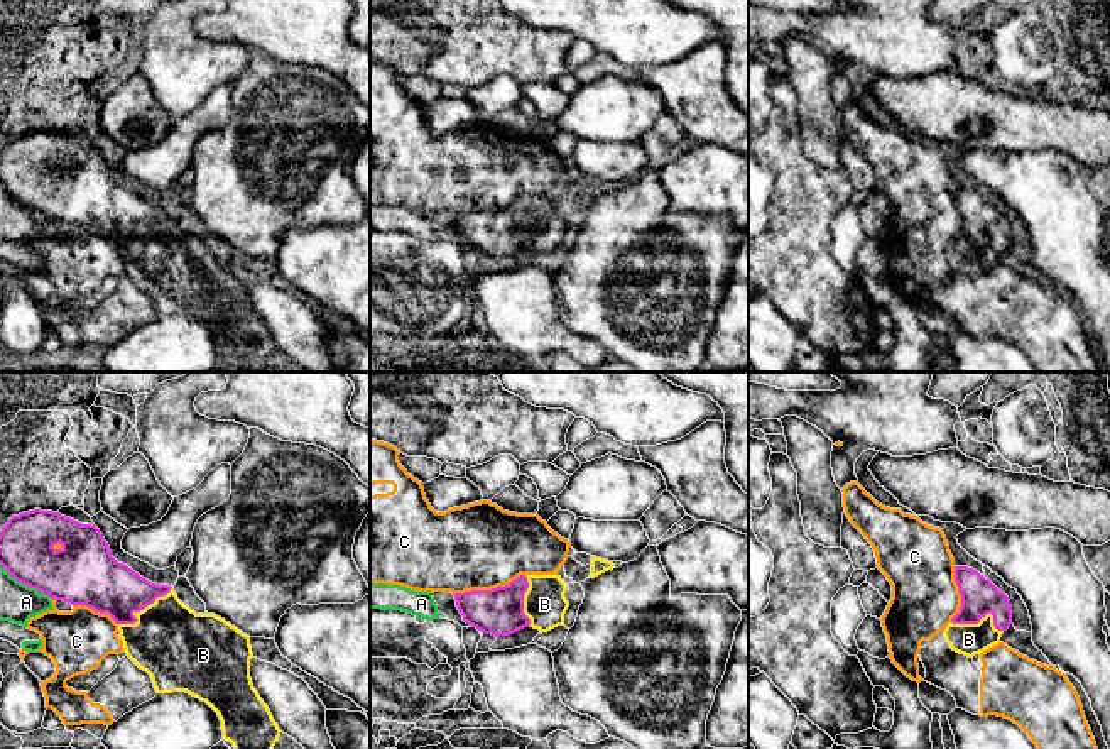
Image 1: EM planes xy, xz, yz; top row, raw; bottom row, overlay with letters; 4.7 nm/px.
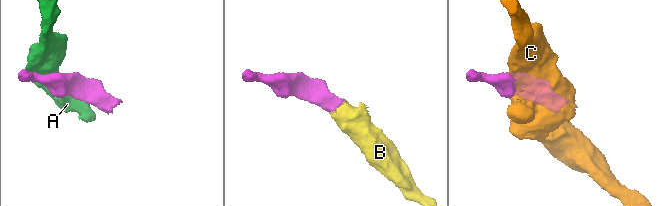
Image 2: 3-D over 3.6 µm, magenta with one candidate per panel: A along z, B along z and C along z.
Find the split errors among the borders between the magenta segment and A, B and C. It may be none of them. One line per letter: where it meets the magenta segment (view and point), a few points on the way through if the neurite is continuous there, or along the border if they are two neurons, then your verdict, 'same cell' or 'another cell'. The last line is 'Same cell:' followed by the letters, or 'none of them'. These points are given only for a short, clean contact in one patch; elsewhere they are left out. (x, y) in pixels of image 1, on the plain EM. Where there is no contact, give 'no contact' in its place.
A: meets magenta in xy at (26, 205); another cell
B: meets magenta in xy at (141, 230); runs through xy (97, 202), (119, 212), (141, 230), (176, 267); same cell
C: meets magenta in xz at (489, 212); another cell
Same cell: B

